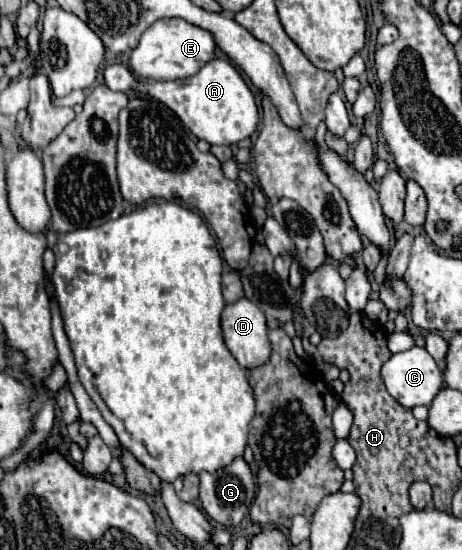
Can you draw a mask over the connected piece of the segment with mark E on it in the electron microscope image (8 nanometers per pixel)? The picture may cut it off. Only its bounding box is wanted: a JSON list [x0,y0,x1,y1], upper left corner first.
[131,18,215,80]

